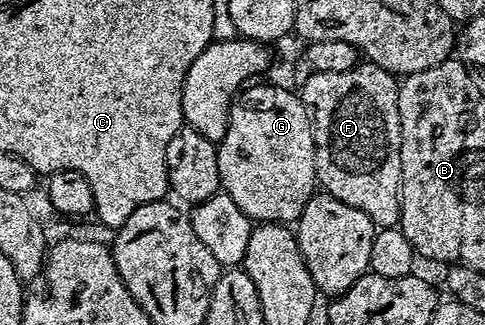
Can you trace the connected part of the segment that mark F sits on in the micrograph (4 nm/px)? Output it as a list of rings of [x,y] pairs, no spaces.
[[[368,61],[343,73],[313,71],[299,90],[299,98],[313,122],[317,181],[324,194],[367,213],[378,227],[396,227],[401,222],[401,122],[399,121],[398,80],[390,71]]]

